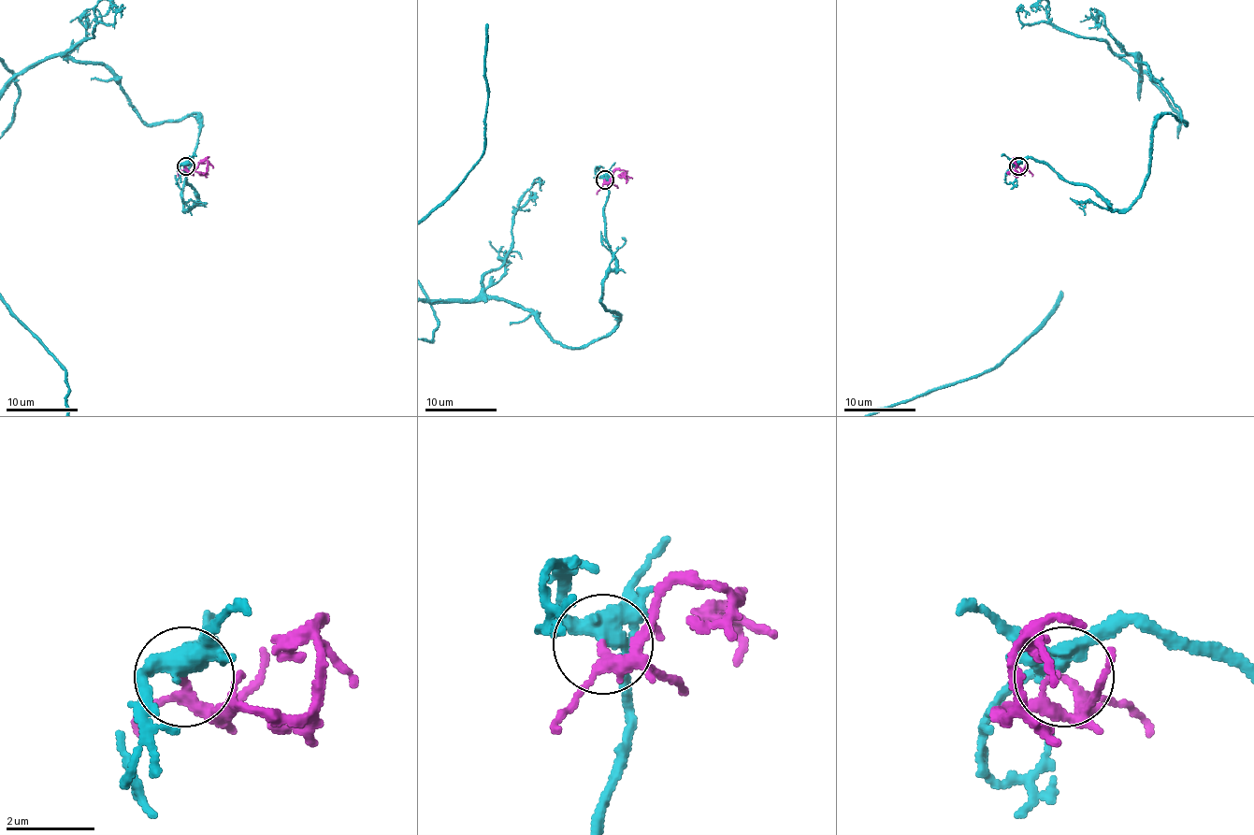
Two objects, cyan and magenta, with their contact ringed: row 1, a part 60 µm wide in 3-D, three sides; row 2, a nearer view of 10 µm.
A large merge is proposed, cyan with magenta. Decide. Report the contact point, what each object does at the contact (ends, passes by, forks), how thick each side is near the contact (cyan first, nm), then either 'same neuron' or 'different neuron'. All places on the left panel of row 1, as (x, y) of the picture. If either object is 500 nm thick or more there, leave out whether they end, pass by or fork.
at (185, 166); cyan forks there; magenta passes by; 360 nm thick on the cyan side, 190 nm on the other; same neuron

